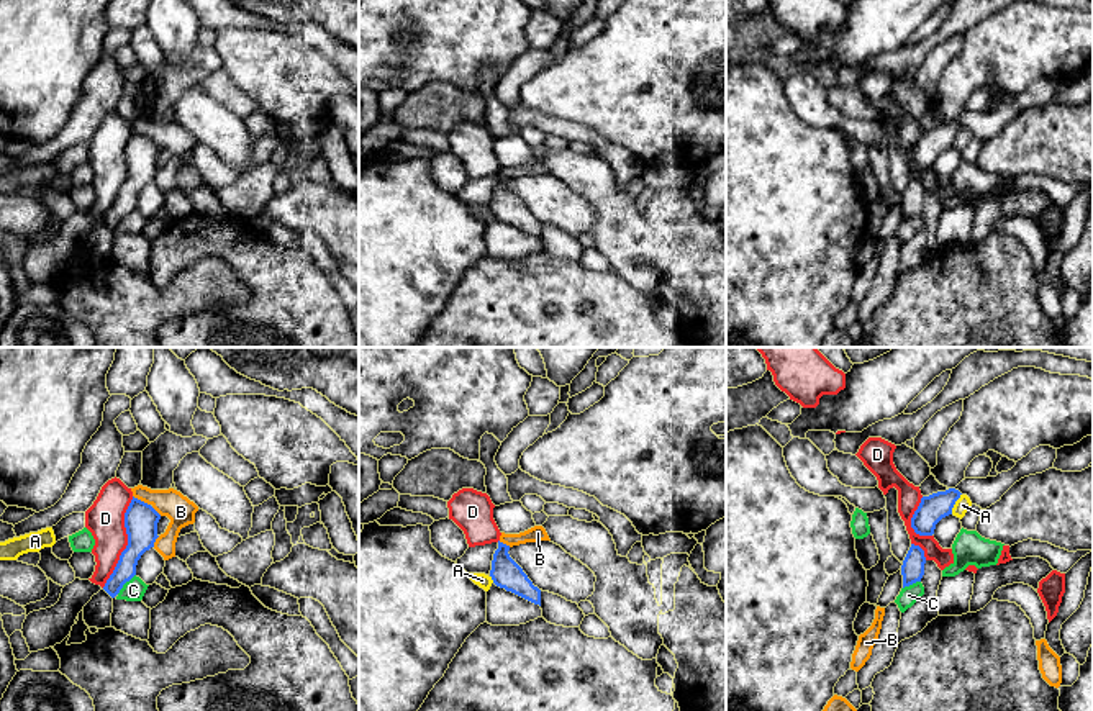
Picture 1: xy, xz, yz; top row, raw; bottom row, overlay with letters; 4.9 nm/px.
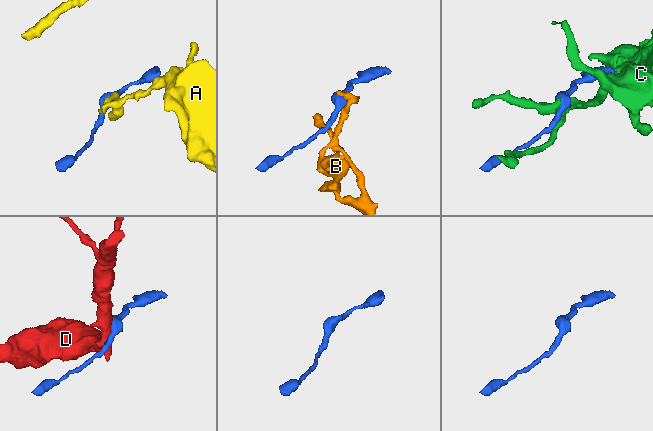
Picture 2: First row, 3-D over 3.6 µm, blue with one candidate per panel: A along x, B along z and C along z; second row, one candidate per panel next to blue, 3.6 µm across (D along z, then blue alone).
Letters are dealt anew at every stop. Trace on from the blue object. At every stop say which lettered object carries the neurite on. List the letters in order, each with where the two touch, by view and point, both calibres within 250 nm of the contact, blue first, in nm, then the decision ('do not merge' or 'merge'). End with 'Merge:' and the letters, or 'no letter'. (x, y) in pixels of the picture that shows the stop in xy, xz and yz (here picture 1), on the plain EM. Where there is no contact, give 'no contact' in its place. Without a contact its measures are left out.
A: meets blue in yz at (954, 136); 140 nm thick on the blue side, 80 nm on the other; do not merge
B: meets blue in xy at (146, 136); 160 nm thick on the blue side, 140 nm on the other; do not merge
C: meets blue in xy at (125, 215); 140 nm thick on the blue side, 110 nm on the other; do not merge
D: meets blue in xy at (128, 176); 160 nm thick on the blue side, 190 nm on the other; do not merge
Merge: no letter

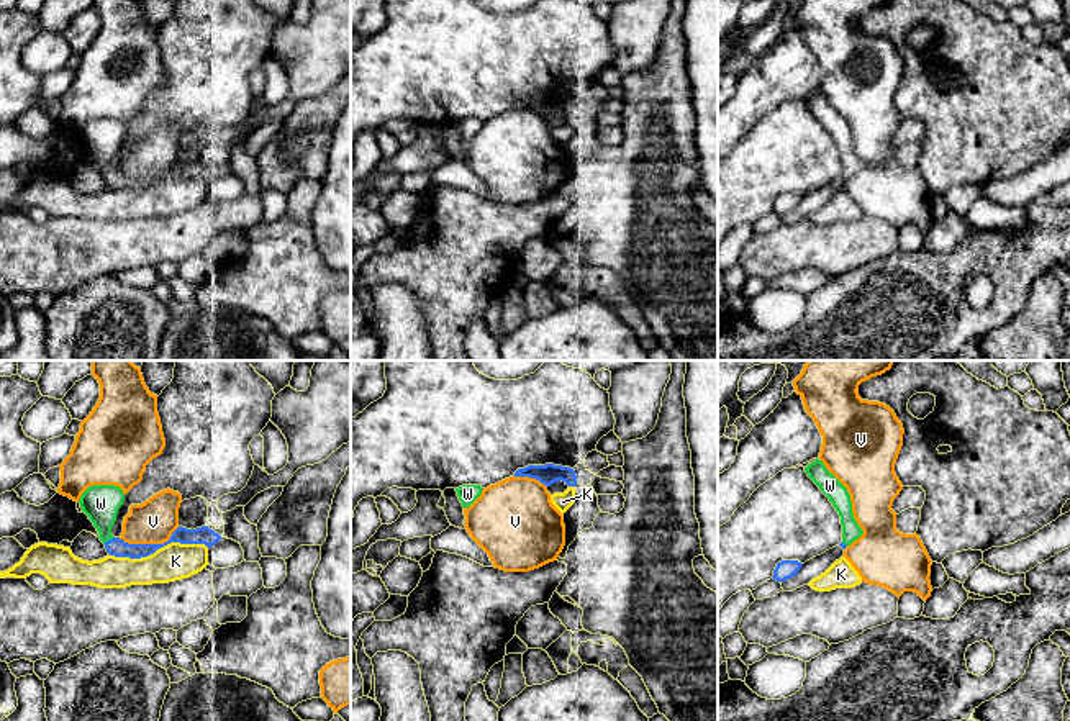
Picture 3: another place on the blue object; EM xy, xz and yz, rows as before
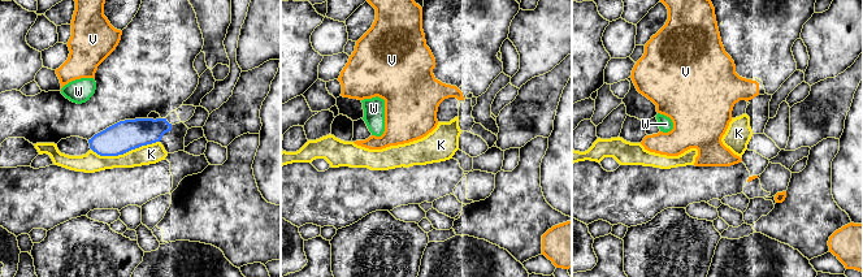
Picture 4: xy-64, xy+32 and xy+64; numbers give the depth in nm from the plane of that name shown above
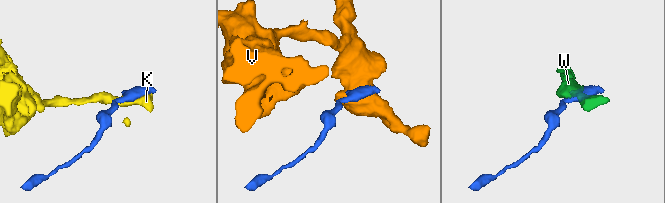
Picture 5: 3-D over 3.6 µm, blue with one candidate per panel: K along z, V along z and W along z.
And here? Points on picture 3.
K: meets blue in xy at (158, 181); 90 nm thick on the blue side, 180 nm on the other; do not merge
V: meets blue in xy at (149, 177); 90 nm thick on the blue side, 220 nm on the other; do not merge
W: meets blue in xy at (110, 172); 90 nm thick on the blue side, 180 nm on the other; merge
Merge: W

